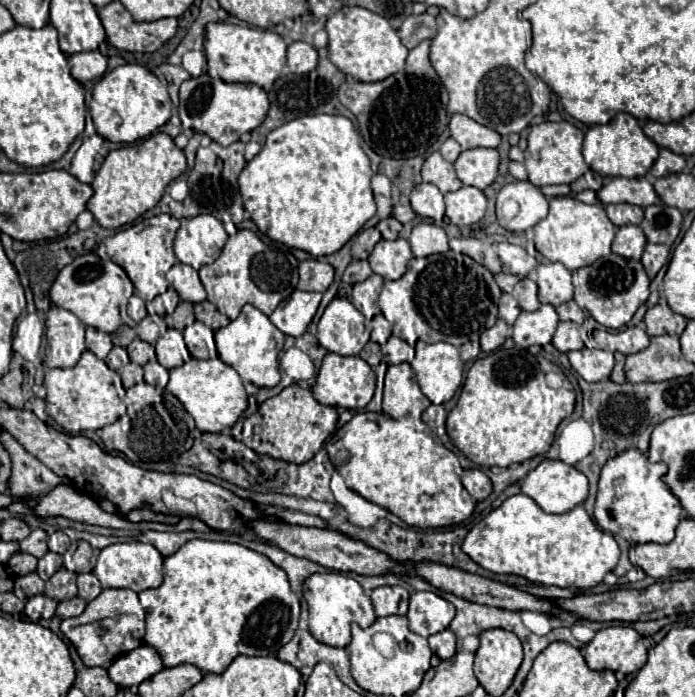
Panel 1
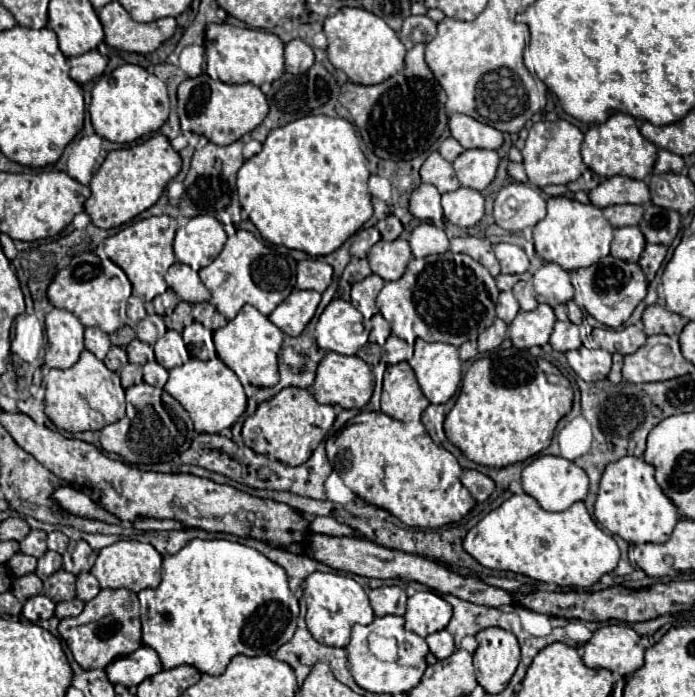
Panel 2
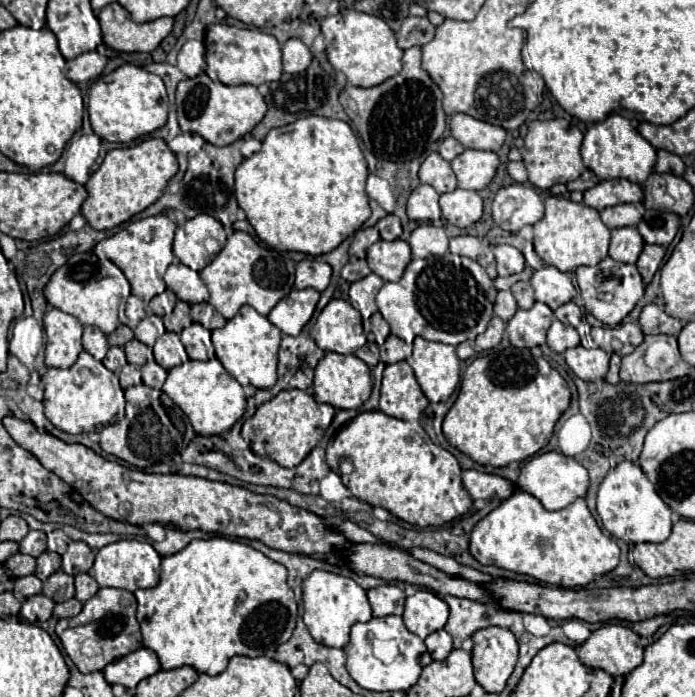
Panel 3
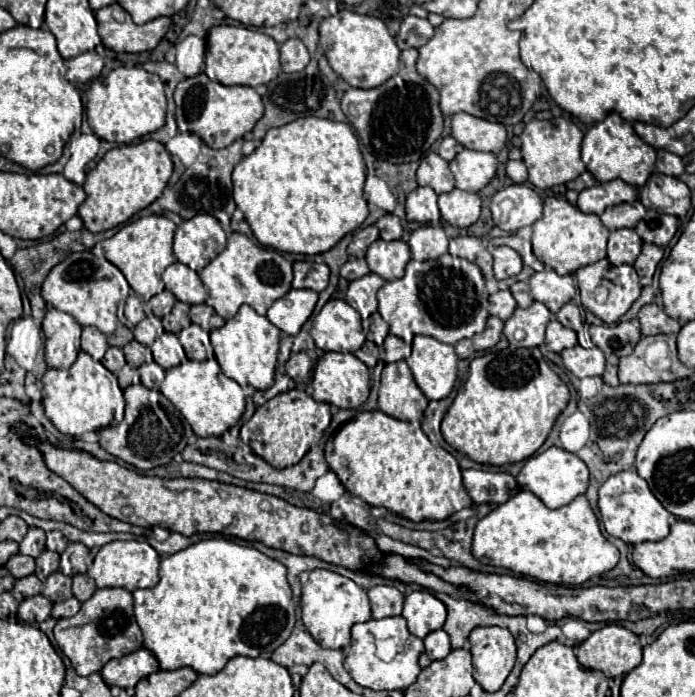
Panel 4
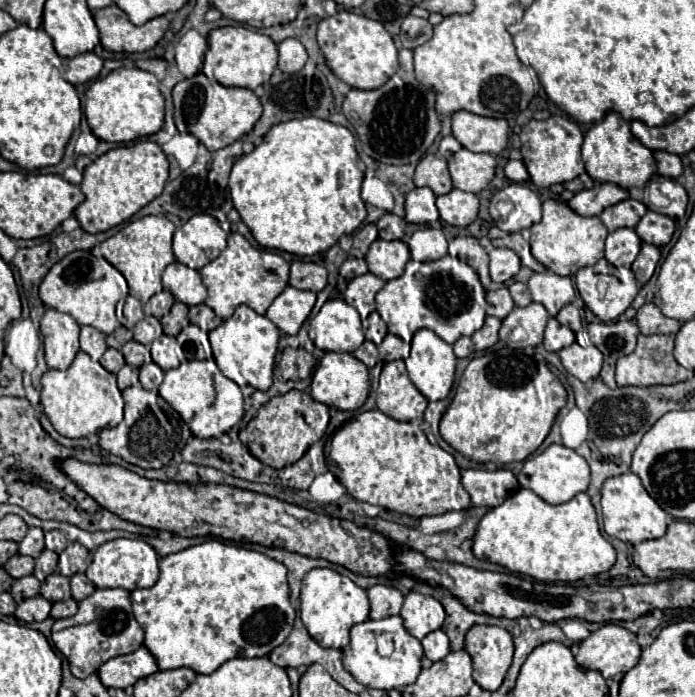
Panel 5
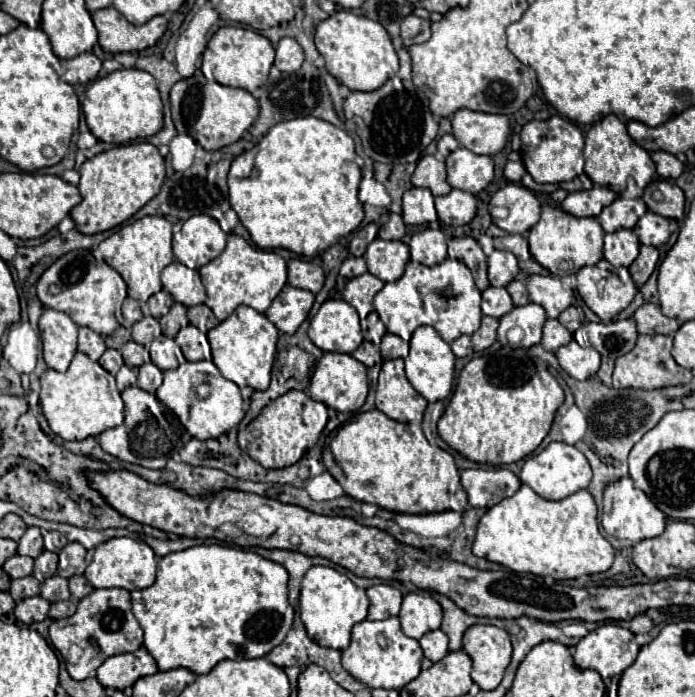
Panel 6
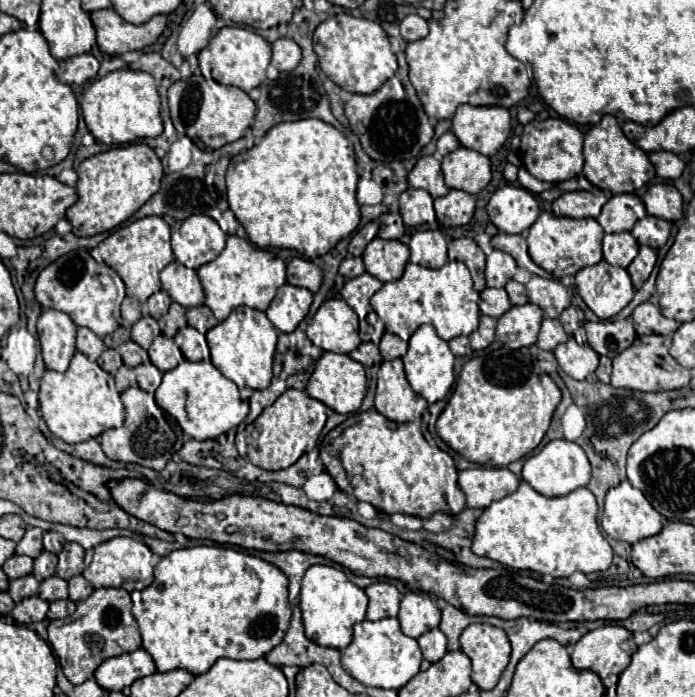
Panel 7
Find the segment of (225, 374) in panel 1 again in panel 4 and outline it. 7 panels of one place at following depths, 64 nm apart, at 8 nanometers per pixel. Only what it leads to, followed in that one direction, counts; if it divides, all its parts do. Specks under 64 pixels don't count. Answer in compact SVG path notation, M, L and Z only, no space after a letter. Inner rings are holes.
M188 360L176 368L170 368L164 386L160 386L160 392L182 412L194 434L202 438L222 436L240 420L246 406L246 398L240 384L228 378L216 360Z

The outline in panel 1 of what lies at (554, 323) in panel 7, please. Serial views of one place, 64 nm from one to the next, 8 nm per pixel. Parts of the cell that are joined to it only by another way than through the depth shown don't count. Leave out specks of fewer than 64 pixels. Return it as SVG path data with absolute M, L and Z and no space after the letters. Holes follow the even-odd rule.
M560 322L558 330L552 338L552 344L560 352L570 352L570 350L582 350L584 342L580 338L580 326L574 322Z

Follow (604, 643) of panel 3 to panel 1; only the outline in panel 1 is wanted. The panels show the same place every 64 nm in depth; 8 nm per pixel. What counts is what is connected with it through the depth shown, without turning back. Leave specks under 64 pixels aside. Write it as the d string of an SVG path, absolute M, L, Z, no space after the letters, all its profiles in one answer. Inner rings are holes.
M610 626L598 630L582 652L592 670L612 670L622 674L638 672L648 658L642 636L630 626Z

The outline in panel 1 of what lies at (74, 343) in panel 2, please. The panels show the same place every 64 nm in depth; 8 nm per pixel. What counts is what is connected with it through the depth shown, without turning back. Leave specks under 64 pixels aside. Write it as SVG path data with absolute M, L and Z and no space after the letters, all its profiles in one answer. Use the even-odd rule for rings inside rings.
M52 306L45 322L46 349L44 364L48 368L72 368L86 350L80 318L64 308Z

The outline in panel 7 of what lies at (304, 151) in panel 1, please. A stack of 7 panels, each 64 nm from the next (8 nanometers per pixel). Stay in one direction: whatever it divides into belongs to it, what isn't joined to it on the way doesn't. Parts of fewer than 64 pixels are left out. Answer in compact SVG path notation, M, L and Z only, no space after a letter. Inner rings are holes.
M318 118L276 124L262 140L250 150L236 154L230 160L226 186L228 204L238 222L246 228L252 244L260 248L290 248L306 258L324 256L342 238L350 236L360 224L360 204L356 202L356 154L352 142Z

